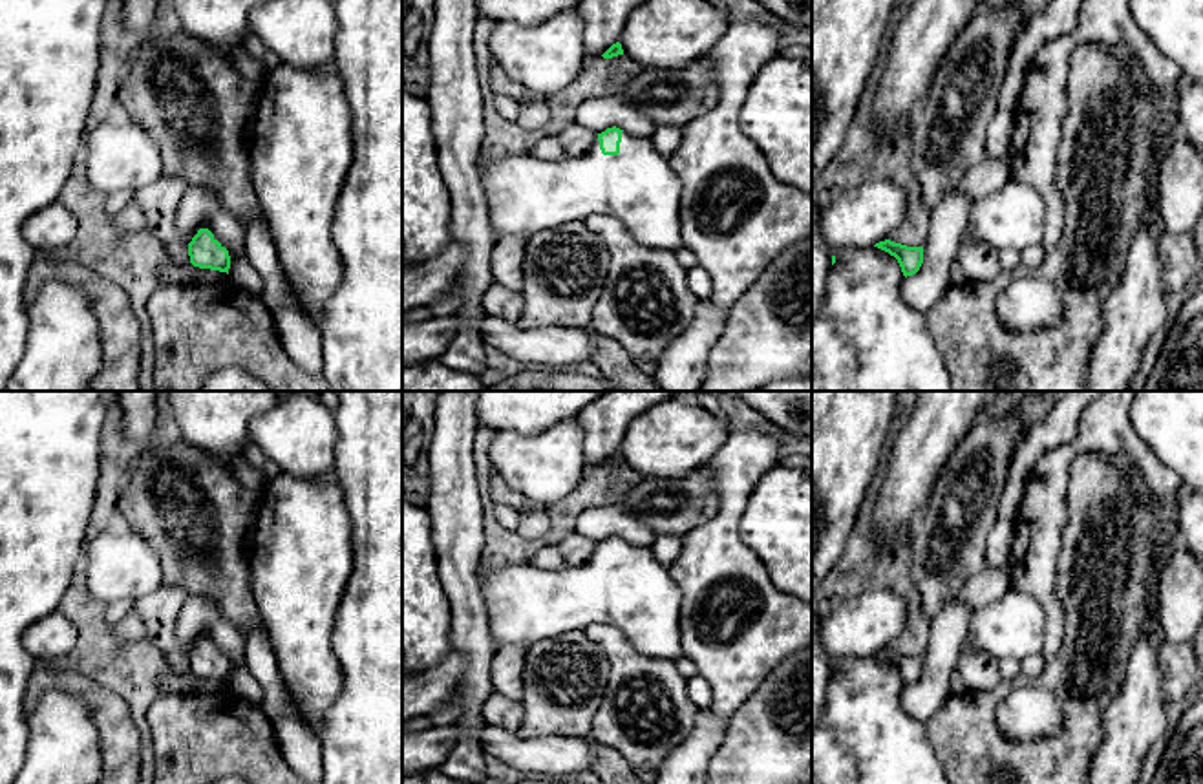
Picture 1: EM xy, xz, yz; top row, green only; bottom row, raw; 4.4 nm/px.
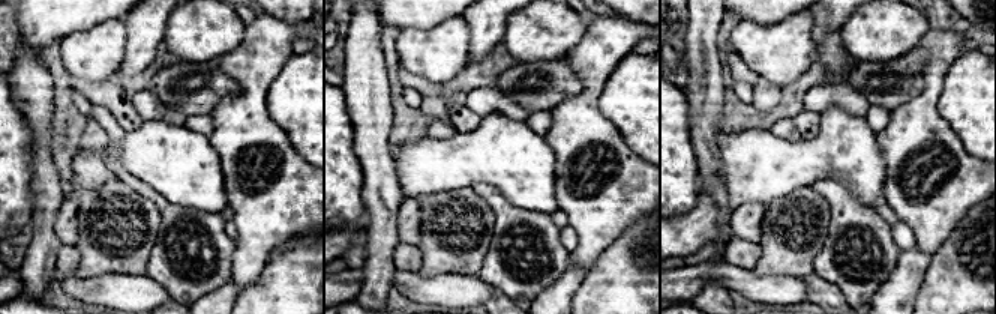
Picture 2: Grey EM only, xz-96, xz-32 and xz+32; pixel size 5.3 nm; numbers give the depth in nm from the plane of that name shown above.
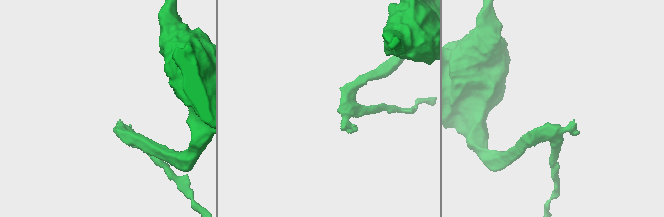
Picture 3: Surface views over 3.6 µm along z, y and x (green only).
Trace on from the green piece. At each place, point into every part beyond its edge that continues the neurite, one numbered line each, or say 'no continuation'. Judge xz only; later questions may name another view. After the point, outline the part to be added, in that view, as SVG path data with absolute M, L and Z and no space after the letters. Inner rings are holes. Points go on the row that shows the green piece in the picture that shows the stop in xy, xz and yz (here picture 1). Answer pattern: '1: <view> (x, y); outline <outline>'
1: xz (525, 196); outline M622 132L618 155L603 155L596 139L587 154L569 155L565 161L541 161L532 154L521 154L488 164L481 161L479 170L495 239L506 236L530 239L563 223L583 223L592 214L607 214L620 219L642 245L667 250L684 245L682 183L649 137Z

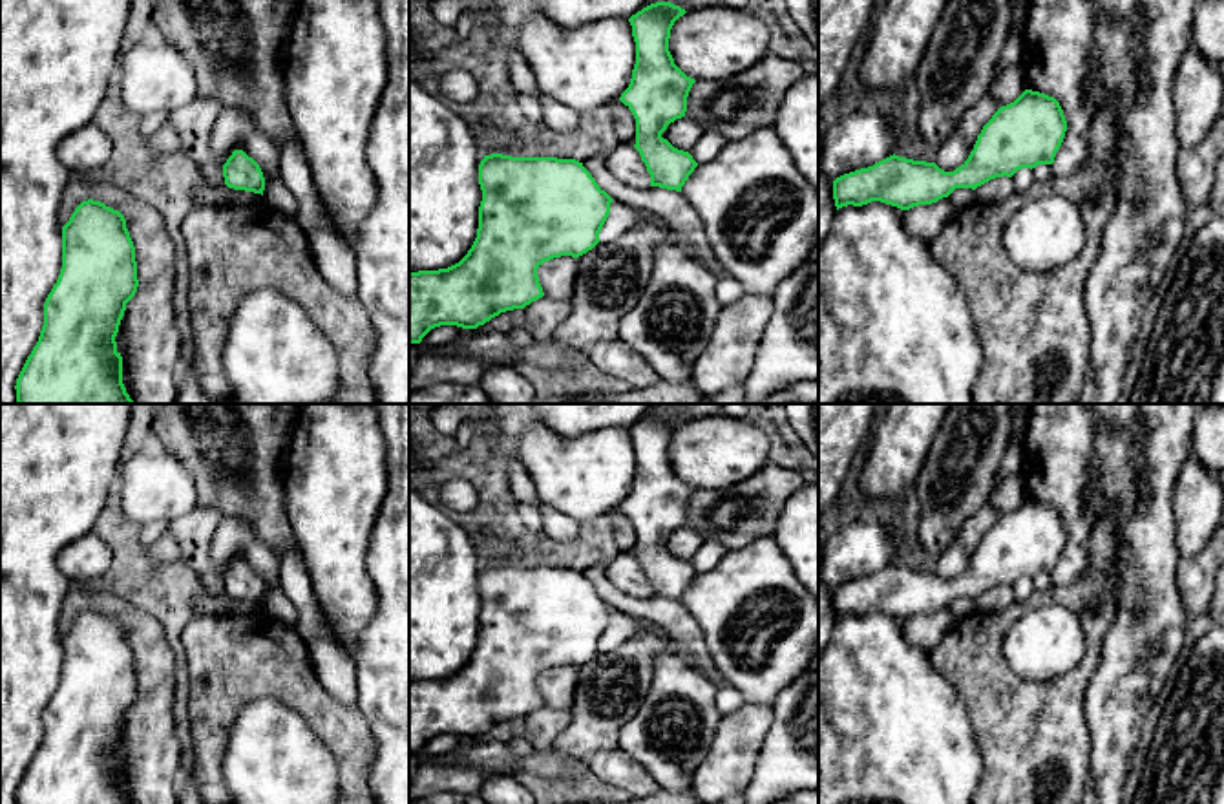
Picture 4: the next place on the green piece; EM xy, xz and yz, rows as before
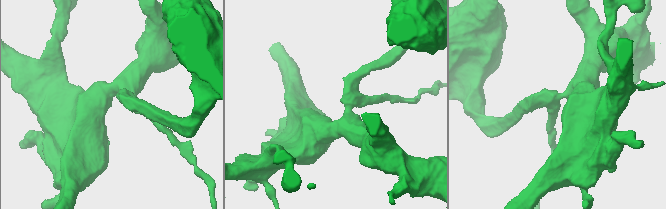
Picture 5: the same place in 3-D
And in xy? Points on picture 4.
no continuation

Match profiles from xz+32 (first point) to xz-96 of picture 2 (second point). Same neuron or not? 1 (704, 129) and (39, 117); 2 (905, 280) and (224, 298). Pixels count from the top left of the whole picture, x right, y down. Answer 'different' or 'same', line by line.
1: same
2: same

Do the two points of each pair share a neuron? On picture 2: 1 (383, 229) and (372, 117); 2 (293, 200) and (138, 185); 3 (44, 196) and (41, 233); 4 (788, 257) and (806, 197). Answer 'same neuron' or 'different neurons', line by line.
1: same neuron
2: different neurons
3: same neuron
4: same neuron

